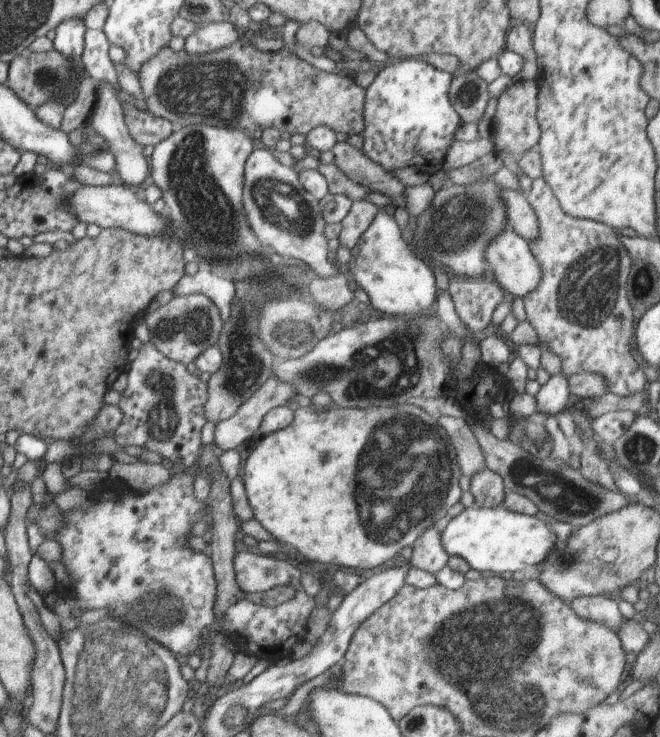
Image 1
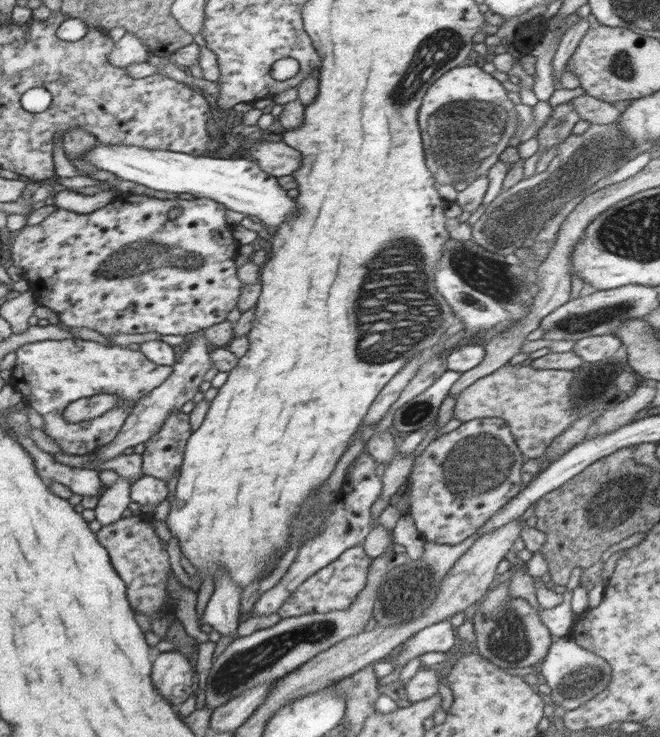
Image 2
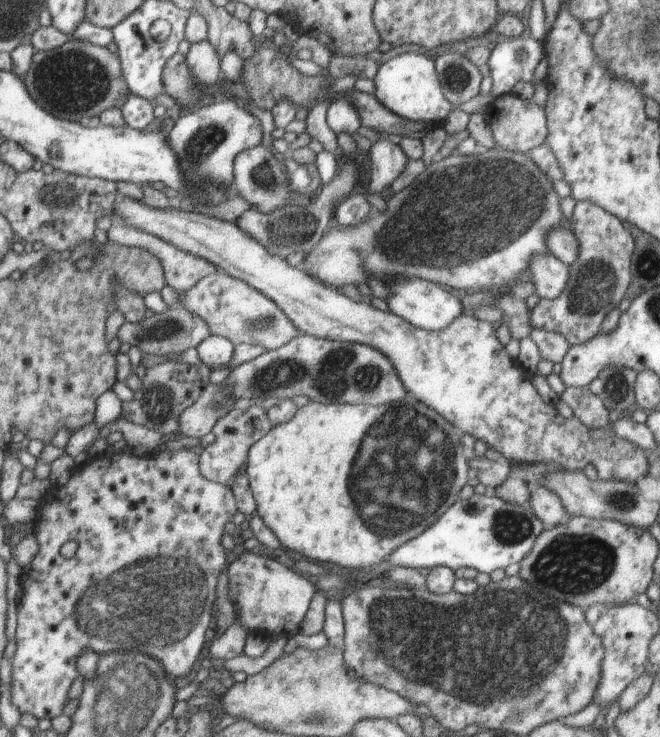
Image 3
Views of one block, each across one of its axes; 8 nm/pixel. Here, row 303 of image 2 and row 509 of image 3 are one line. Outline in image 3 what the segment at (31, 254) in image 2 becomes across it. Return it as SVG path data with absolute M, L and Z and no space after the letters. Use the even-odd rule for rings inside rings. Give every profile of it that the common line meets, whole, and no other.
M164 450L164 452L140 458L126 451L123 454L113 455L99 454L90 457L80 468L76 468L71 473L68 482L60 487L54 487L43 500L40 500L37 508L36 520L34 521L34 533L38 540L38 554L31 562L30 571L21 578L21 590L17 600L17 631L16 652L12 656L12 682L10 682L10 696L12 704L20 712L32 714L37 720L42 718L57 718L68 713L71 703L77 700L82 694L84 676L78 673L76 660L86 652L97 652L99 655L108 652L142 652L148 653L156 660L164 664L166 672L170 678L180 679L187 682L188 674L191 674L192 666L196 664L204 642L206 642L206 632L212 622L212 606L214 606L214 596L216 596L216 580L220 572L226 566L226 552L222 548L220 540L224 526L232 521L236 514L236 500L234 494L228 486L216 484L211 480L206 480L203 474L198 474L198 454L192 450ZM75 541L78 548L74 557L65 558L60 554L60 548L66 542ZM192 596L206 596L208 606L202 610L198 616L198 622L192 626Z

